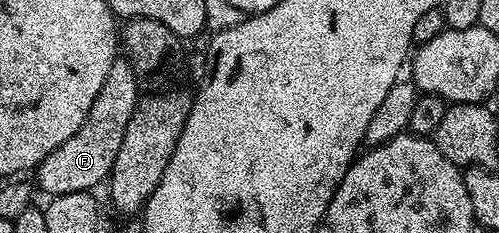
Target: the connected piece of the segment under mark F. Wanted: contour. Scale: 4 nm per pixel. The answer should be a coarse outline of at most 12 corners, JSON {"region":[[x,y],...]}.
{"region":[[128,59],[106,66],[79,133],[43,157],[46,196],[108,180],[139,102]]}

